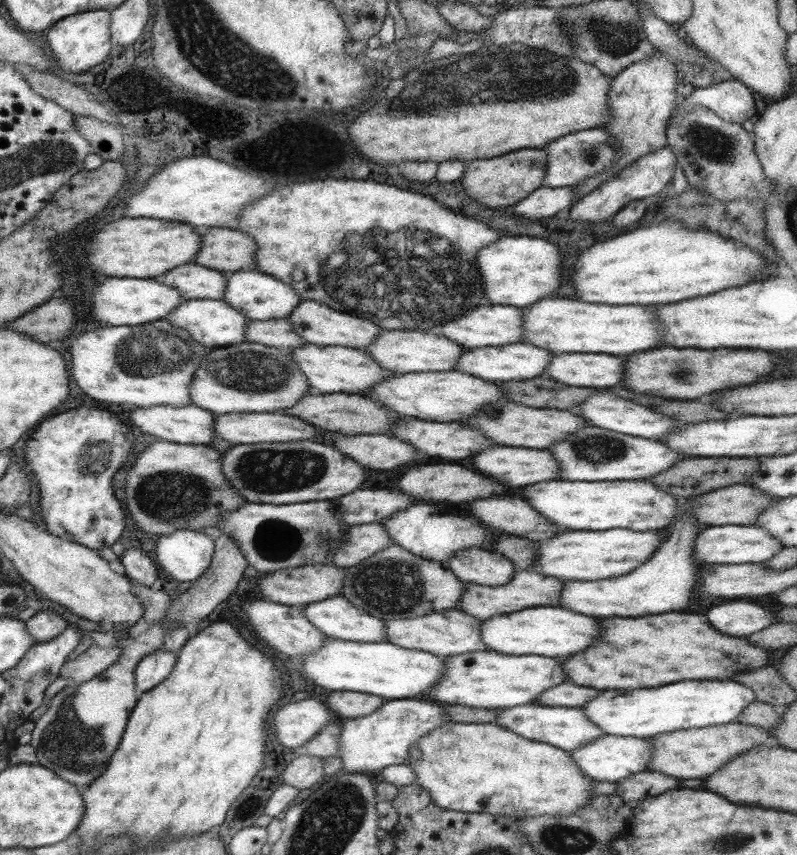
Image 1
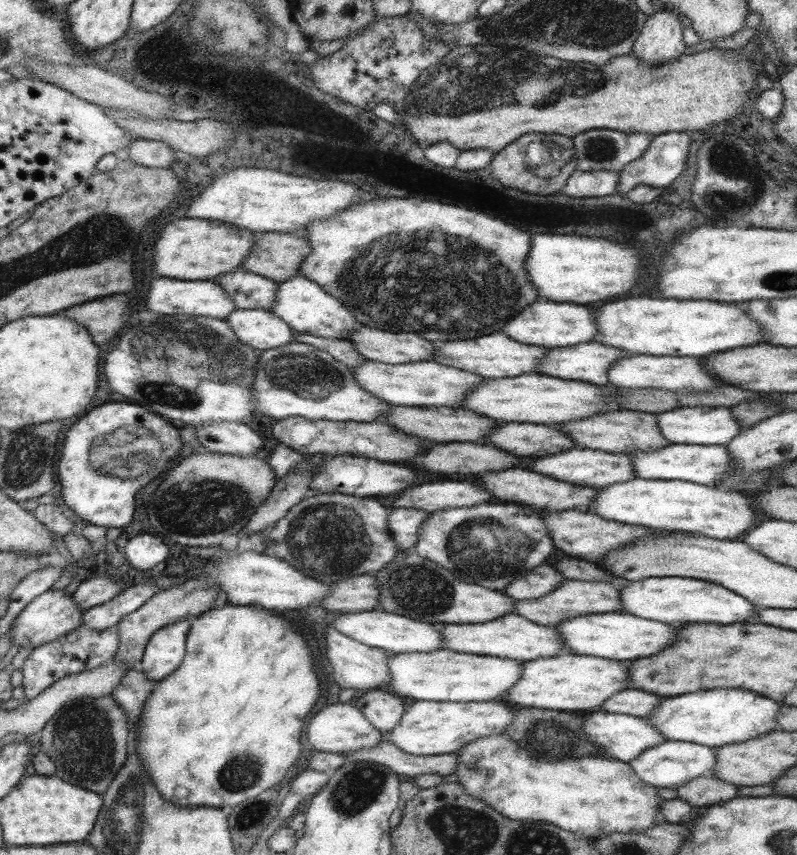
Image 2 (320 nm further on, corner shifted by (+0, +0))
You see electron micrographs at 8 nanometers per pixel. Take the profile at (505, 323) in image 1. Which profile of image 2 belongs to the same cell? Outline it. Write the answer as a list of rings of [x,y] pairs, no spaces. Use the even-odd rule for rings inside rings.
[[[537,300],[537,304],[531,304],[524,308],[517,316],[513,317],[504,327],[503,331],[513,340],[523,344],[530,344],[546,349],[563,348],[589,342],[598,332],[596,312],[594,306],[578,304],[557,304],[557,301]]]

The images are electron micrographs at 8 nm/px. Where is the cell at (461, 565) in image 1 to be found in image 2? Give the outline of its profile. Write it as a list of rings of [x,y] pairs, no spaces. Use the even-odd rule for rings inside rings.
[[[543,563],[508,584],[501,592],[516,601],[533,600],[553,592],[562,581],[563,577],[557,569]]]

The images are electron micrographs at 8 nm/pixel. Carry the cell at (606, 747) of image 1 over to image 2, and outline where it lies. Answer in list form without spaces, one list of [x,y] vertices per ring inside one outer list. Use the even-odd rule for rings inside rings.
[[[663,740],[657,747],[649,748],[629,762],[629,766],[645,784],[653,785],[655,788],[675,789],[700,776],[711,776],[713,767],[716,766],[716,754],[713,749],[704,745]]]

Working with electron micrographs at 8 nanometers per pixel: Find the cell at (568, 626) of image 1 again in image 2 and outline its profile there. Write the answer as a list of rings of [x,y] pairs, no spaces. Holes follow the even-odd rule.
[[[624,612],[577,616],[563,620],[559,625],[551,628],[555,629],[557,638],[561,640],[561,644],[567,646],[569,653],[626,662],[661,652],[663,648],[673,644],[677,634],[677,628],[669,624],[659,624],[659,622],[637,618]]]

